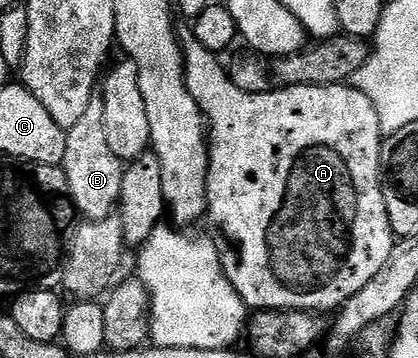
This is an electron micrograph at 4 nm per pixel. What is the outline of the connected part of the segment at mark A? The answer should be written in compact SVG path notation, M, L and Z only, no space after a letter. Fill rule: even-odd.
M193 40L184 46L186 87L192 92L192 100L202 109L202 117L208 127L208 153L210 163L206 176L206 204L208 219L218 229L216 238L219 260L232 288L241 296L247 307L263 310L310 310L315 312L335 311L341 308L356 292L360 292L391 254L396 241L392 224L388 220L388 208L384 204L382 191L382 169L380 152L384 137L380 120L372 100L364 96L355 86L339 84L331 86L285 86L271 88L265 94L253 94L236 88L230 79L227 67L218 66L219 55L212 53L204 44Z

